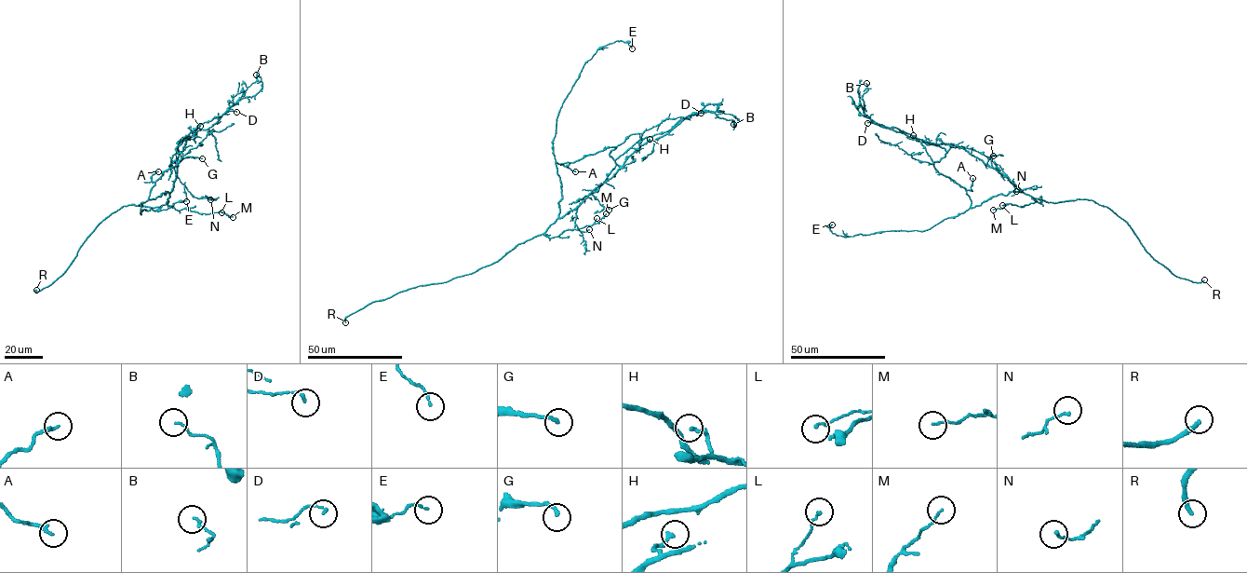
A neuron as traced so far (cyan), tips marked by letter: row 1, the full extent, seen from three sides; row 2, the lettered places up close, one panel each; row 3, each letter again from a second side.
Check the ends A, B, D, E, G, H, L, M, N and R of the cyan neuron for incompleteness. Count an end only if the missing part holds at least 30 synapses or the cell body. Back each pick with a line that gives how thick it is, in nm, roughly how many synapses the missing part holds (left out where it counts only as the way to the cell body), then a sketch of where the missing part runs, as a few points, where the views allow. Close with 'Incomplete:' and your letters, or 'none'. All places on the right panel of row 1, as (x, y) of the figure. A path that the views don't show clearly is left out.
A: 200 nm | 40 syn | (972, 178), (972, 171), (964, 163), (949, 165)
R: 260 nm
Incomplete: A, R

